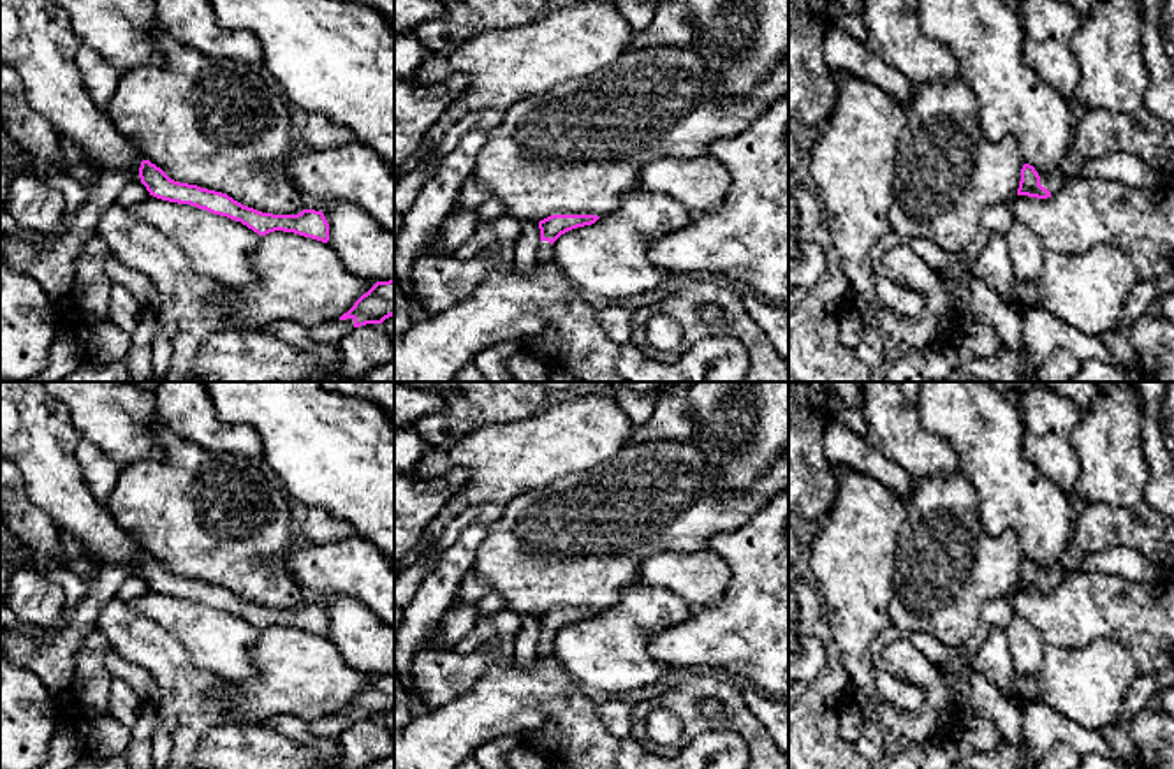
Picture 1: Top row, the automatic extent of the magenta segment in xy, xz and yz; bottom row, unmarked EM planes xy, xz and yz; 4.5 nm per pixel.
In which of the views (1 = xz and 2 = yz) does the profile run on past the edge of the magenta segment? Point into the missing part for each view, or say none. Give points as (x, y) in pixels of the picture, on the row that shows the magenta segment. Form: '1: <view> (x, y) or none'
1: xz (544, 252)
2: yz (1056, 178)

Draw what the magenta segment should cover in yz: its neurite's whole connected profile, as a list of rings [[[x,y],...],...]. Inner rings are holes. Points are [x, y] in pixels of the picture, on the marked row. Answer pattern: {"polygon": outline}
{"polygon": [[[1024,164],[1021,169],[1017,195],[1047,199],[1063,187],[1065,176],[1067,174],[1054,169],[1047,178],[1042,179],[1033,165]]]}

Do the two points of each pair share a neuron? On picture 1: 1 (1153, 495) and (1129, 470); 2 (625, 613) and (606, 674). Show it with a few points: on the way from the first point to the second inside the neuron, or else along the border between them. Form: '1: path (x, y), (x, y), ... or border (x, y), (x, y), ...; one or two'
1: border (1143, 447), (1148, 463), (1144, 500); two
2: path (623, 629), (606, 659); one

